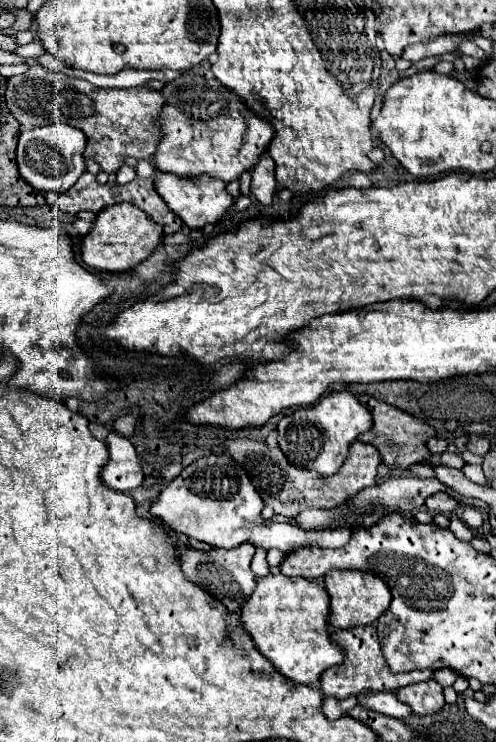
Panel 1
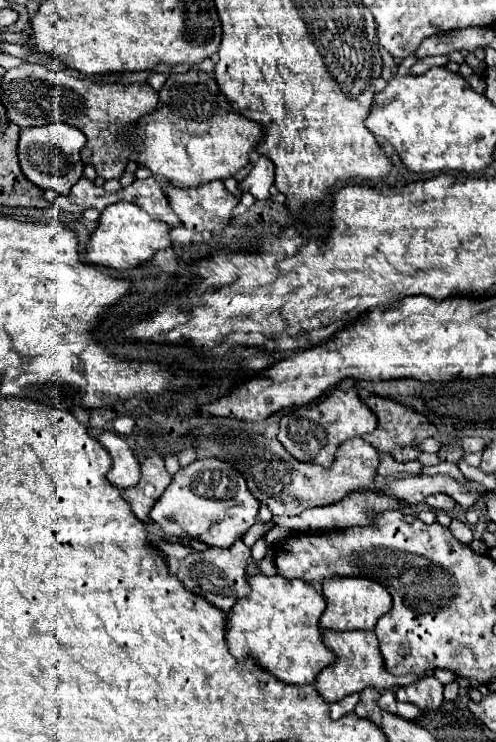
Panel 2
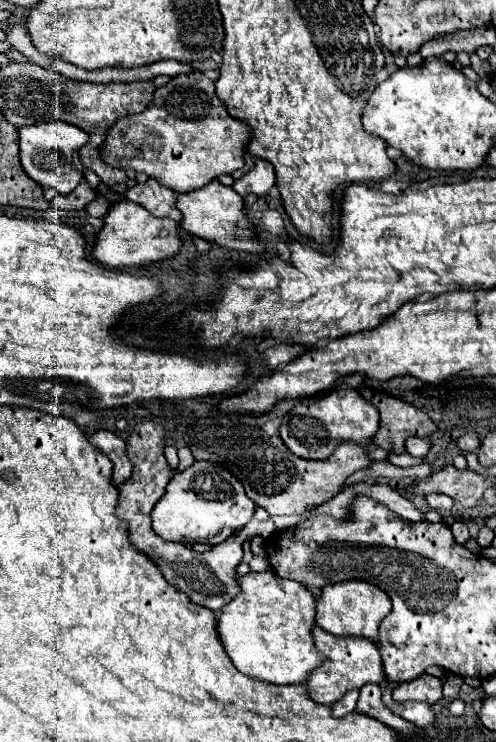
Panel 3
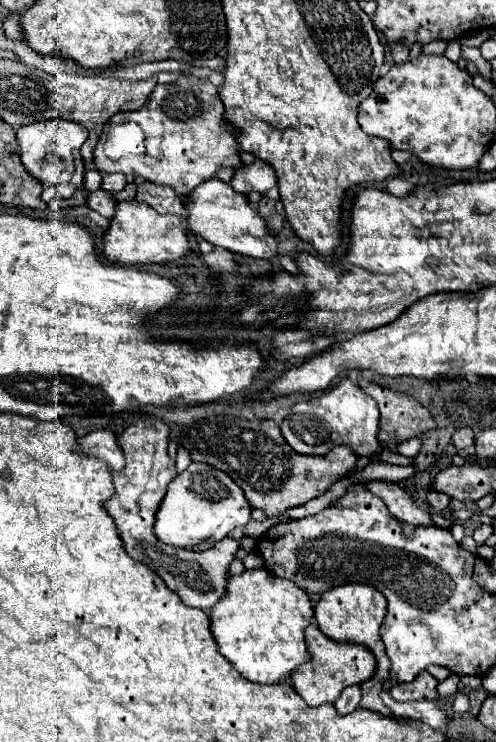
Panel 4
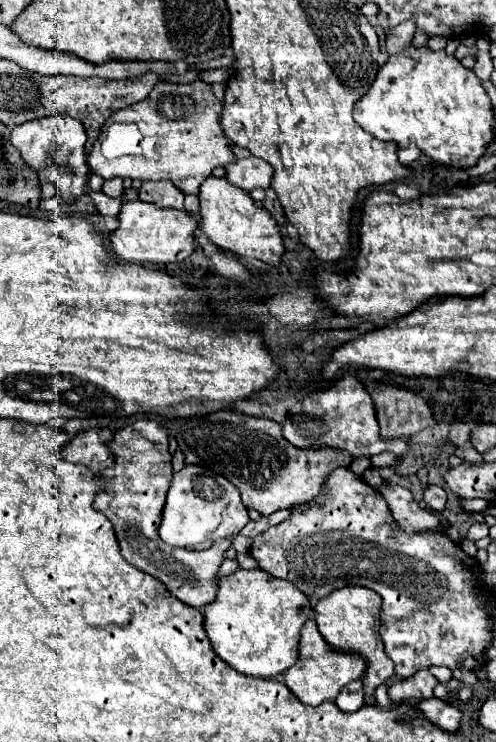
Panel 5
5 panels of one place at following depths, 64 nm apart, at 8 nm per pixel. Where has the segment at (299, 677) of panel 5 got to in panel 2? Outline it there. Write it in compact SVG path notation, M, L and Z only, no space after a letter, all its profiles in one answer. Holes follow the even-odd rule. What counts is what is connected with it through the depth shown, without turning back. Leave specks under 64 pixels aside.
M350 630L350 632L324 632L324 644L336 652L336 662L320 672L316 678L316 690L326 702L342 700L348 694L362 692L364 688L376 688L376 690L390 690L390 688L400 688L408 686L410 682L418 682L420 678L426 678L426 674L406 674L406 676L394 676L386 670L380 648L378 648L378 638L374 632L368 630Z

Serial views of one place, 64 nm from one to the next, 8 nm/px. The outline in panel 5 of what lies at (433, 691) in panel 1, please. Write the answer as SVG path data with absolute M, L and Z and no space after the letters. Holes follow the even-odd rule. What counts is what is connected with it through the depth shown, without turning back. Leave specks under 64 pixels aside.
M420 670L416 672L412 678L408 680L398 680L388 688L388 696L392 698L392 702L400 704L400 702L416 702L416 700L428 700L432 698L432 690L438 684L438 680L428 672L428 670Z

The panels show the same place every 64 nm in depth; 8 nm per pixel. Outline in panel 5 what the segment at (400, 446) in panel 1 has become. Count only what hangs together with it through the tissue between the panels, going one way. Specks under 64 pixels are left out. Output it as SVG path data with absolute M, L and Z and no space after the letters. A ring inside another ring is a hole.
M376 384L370 396L376 406L380 436L384 440L408 438L435 423L428 404L406 388Z

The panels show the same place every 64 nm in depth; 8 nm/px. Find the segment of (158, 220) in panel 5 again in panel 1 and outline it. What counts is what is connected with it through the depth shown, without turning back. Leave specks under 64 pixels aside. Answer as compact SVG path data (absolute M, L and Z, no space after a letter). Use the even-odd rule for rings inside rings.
M130 202L114 204L96 214L92 230L82 238L80 258L88 268L98 272L128 272L154 252L160 244L160 236L162 226L152 222L140 208Z

